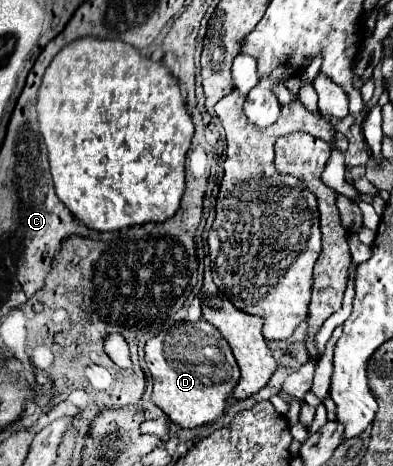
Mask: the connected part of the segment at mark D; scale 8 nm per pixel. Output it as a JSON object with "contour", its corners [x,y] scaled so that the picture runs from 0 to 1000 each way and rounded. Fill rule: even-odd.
{"contour":[[[527,687],[450,695],[374,730],[369,777],[389,807],[389,863],[461,918],[501,918],[552,901],[608,820],[608,785],[578,730]]]}

